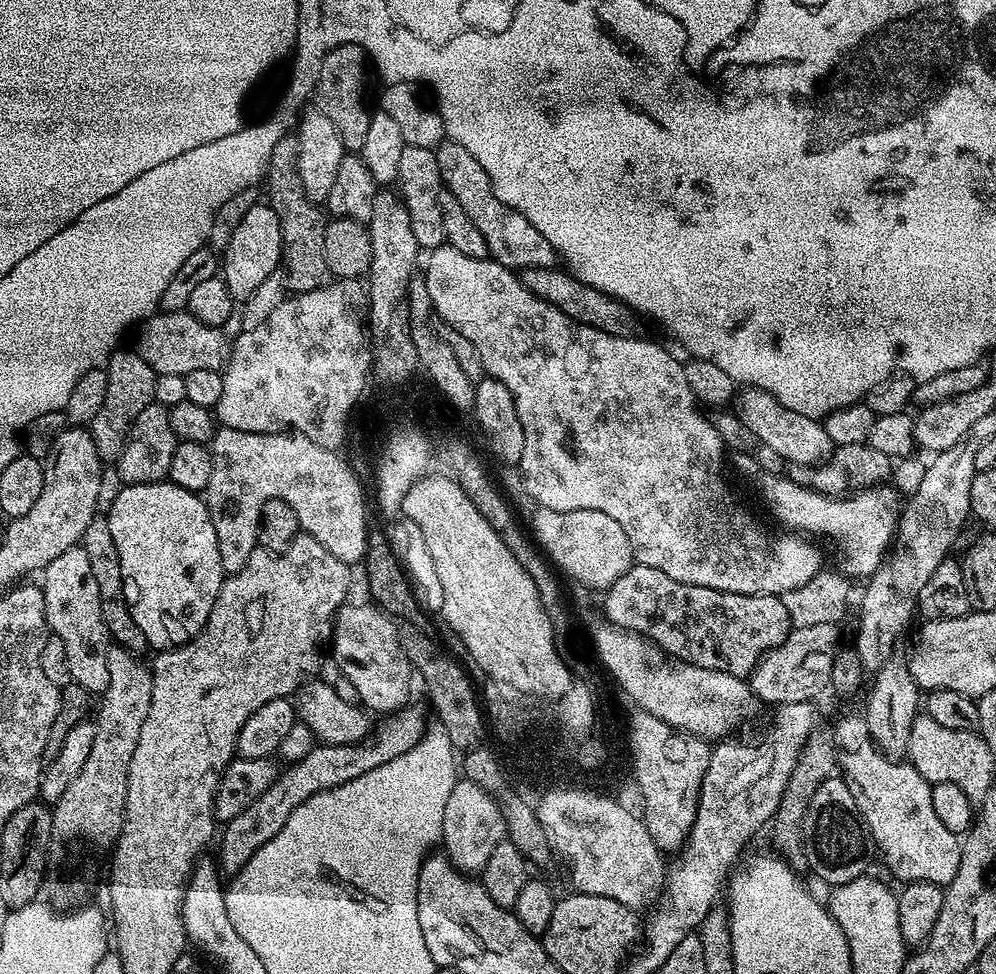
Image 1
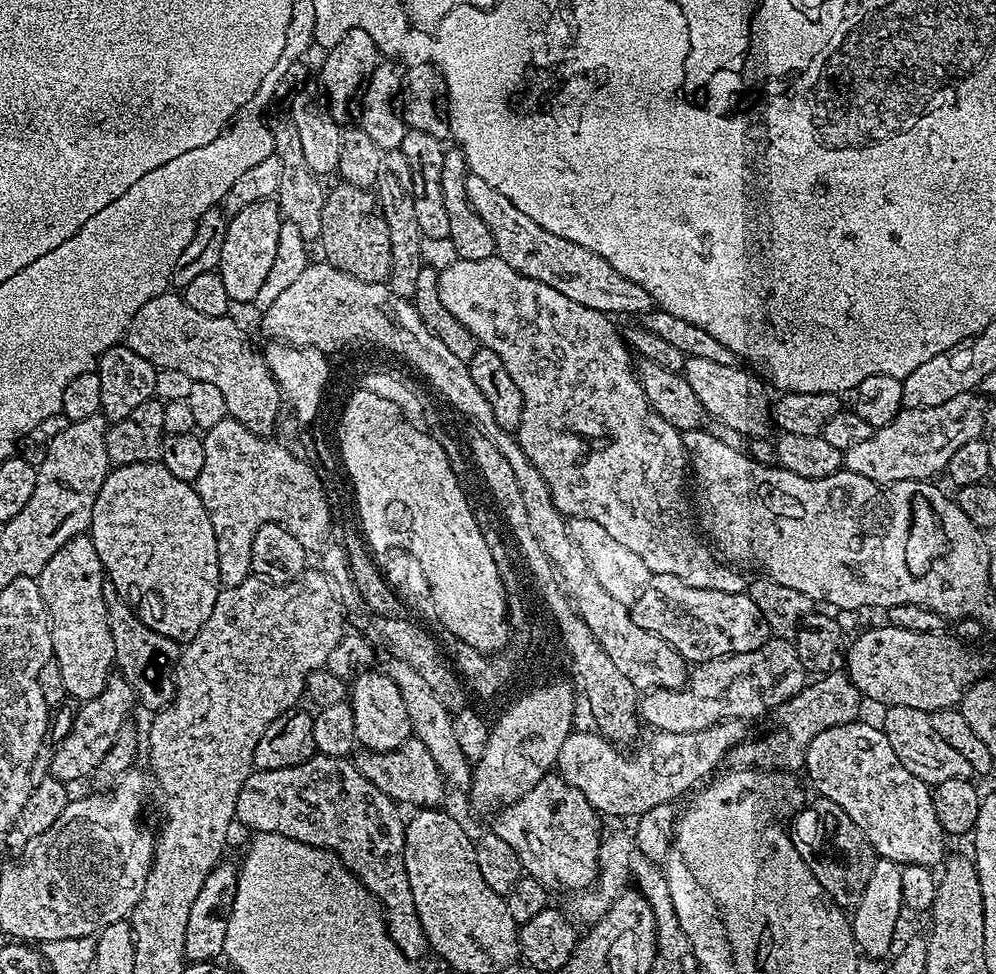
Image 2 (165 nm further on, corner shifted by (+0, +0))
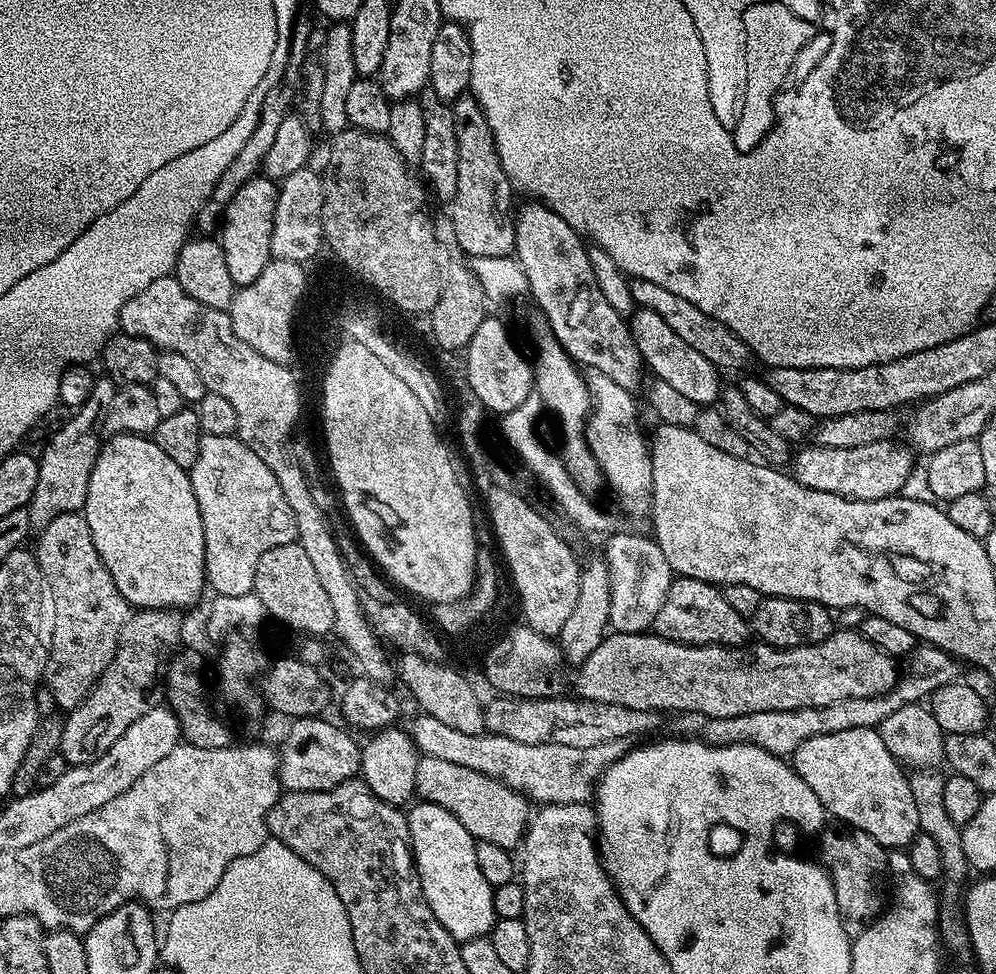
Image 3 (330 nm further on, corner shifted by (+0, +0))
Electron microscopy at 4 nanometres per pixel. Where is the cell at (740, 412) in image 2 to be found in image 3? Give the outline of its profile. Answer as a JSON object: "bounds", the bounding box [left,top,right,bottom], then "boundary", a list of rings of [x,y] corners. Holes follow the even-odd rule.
{"bounds":[630,308,722,406],"boundary":[[[640,308],[631,317],[630,327],[647,371],[653,377],[661,379],[667,385],[674,386],[679,393],[699,406],[712,406],[719,401],[722,391],[721,369],[715,368],[710,361],[702,358],[702,354],[698,354],[694,346],[682,342],[682,338],[678,338],[678,334],[674,334],[674,330],[670,330],[670,326],[666,326],[666,322],[658,318],[658,314],[654,314],[654,310]]]}

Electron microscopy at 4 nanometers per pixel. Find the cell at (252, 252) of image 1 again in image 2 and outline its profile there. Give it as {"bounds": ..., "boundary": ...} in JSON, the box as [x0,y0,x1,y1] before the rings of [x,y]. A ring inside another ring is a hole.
{"bounds":[218,199,282,305],"boundary":[[[271,199],[255,201],[252,205],[239,210],[238,214],[230,217],[226,230],[226,242],[222,242],[222,254],[220,255],[220,267],[218,269],[222,283],[226,285],[226,294],[230,294],[233,305],[251,305],[255,301],[262,281],[266,279],[266,273],[274,263],[274,253],[278,250],[278,230],[282,223],[282,213],[279,203]]]}

